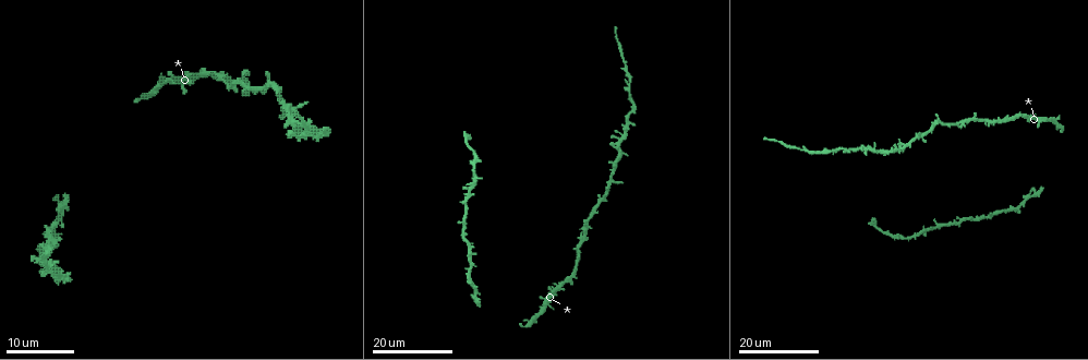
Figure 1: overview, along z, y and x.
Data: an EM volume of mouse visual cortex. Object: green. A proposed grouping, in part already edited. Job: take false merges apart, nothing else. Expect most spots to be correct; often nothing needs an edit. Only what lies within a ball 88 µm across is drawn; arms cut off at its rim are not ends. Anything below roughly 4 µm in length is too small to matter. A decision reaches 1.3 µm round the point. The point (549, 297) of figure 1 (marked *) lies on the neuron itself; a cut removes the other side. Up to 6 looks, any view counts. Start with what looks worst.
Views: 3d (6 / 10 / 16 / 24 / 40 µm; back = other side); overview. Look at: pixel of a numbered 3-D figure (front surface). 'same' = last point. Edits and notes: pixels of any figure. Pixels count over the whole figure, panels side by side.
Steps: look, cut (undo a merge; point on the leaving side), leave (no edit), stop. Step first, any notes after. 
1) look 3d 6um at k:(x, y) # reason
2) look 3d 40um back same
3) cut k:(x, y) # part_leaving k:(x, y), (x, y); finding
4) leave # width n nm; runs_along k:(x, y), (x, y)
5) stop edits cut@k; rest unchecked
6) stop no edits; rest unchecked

look 3d 24um at 1:(292, 109) # looks like a crossing

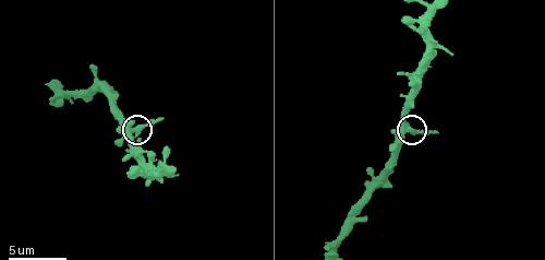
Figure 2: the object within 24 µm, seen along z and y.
look 3d 6um at 2:(410, 130)

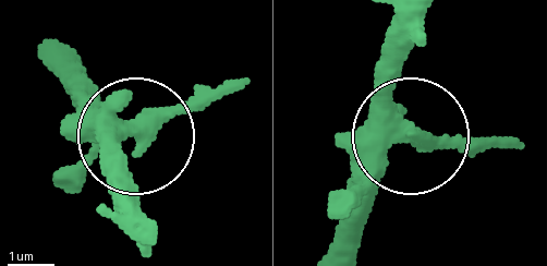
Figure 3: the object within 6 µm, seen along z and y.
leave # runs_along 3:(339, 254), (386, 148), (409, 136), (511, 136); continuous, no second neuron

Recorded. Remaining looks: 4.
look 3d 16um at 1:(627, 65) # three arms meet

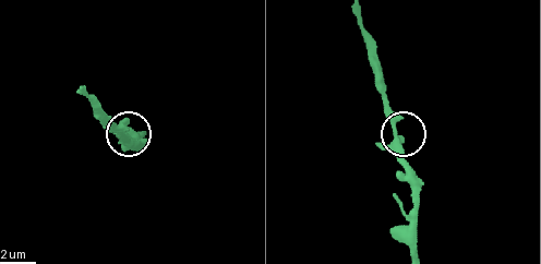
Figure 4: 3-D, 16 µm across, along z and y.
look 3d 6um at 4:(393, 130)

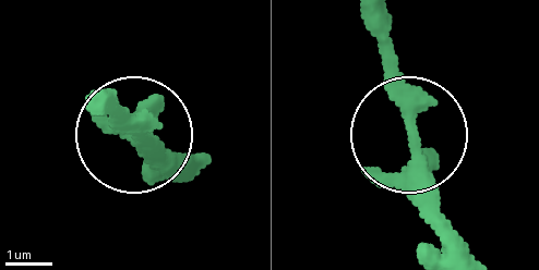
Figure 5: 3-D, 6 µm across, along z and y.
leave # width 250 nm; runs_along 5:(469, 253), (439, 206), (387, 23); all the same neuron

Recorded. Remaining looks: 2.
stop no edits; rest unchecked

